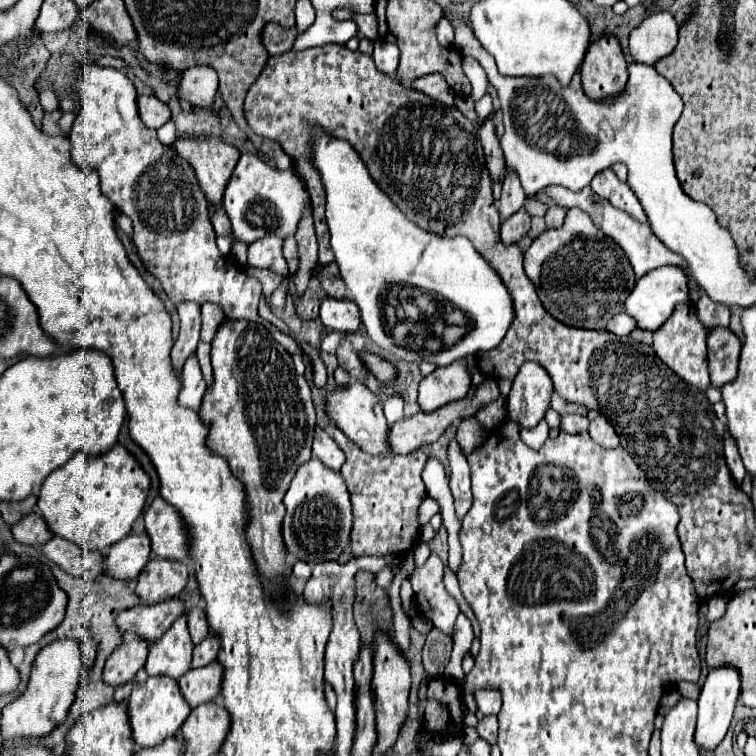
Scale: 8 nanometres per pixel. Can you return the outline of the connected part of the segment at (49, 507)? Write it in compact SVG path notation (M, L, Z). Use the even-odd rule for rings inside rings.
M114 445L100 457L84 459L82 453L76 453L68 463L54 469L42 483L38 507L54 535L68 539L82 549L104 553L132 531L134 521L144 509L148 491L148 473L126 447Z

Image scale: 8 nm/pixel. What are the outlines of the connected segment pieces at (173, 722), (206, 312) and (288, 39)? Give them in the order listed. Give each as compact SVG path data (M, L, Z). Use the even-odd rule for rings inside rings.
M160 675L160 677L148 677L146 685L142 687L134 687L128 701L128 715L130 715L130 727L132 727L132 737L136 741L136 747L152 747L162 743L166 737L178 733L178 729L190 715L190 705L184 699L178 681Z
M204 303L200 307L200 315L202 315L202 331L200 331L200 341L210 343L214 337L214 331L218 327L218 323L224 321L224 313L222 309L218 309L218 305L210 305Z
M266 23L262 29L262 45L270 55L278 55L284 51L290 51L294 41L298 37L298 29L292 27L290 31L280 27L278 23Z

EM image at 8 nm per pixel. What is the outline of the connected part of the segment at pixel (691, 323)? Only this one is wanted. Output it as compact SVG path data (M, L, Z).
M686 303L686 305L678 305L678 309L674 311L674 317L670 317L670 321L666 321L666 325L662 325L660 329L654 331L654 351L656 355L680 377L684 379L688 385L698 387L698 389L708 389L710 387L710 377L708 377L708 361L706 361L706 327L698 321L696 313L694 313L694 305Z

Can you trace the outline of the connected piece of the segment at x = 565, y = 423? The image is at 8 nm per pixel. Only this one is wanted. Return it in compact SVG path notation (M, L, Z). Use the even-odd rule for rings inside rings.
M564 415L560 429L566 433L584 433L588 429L588 419L580 415Z

